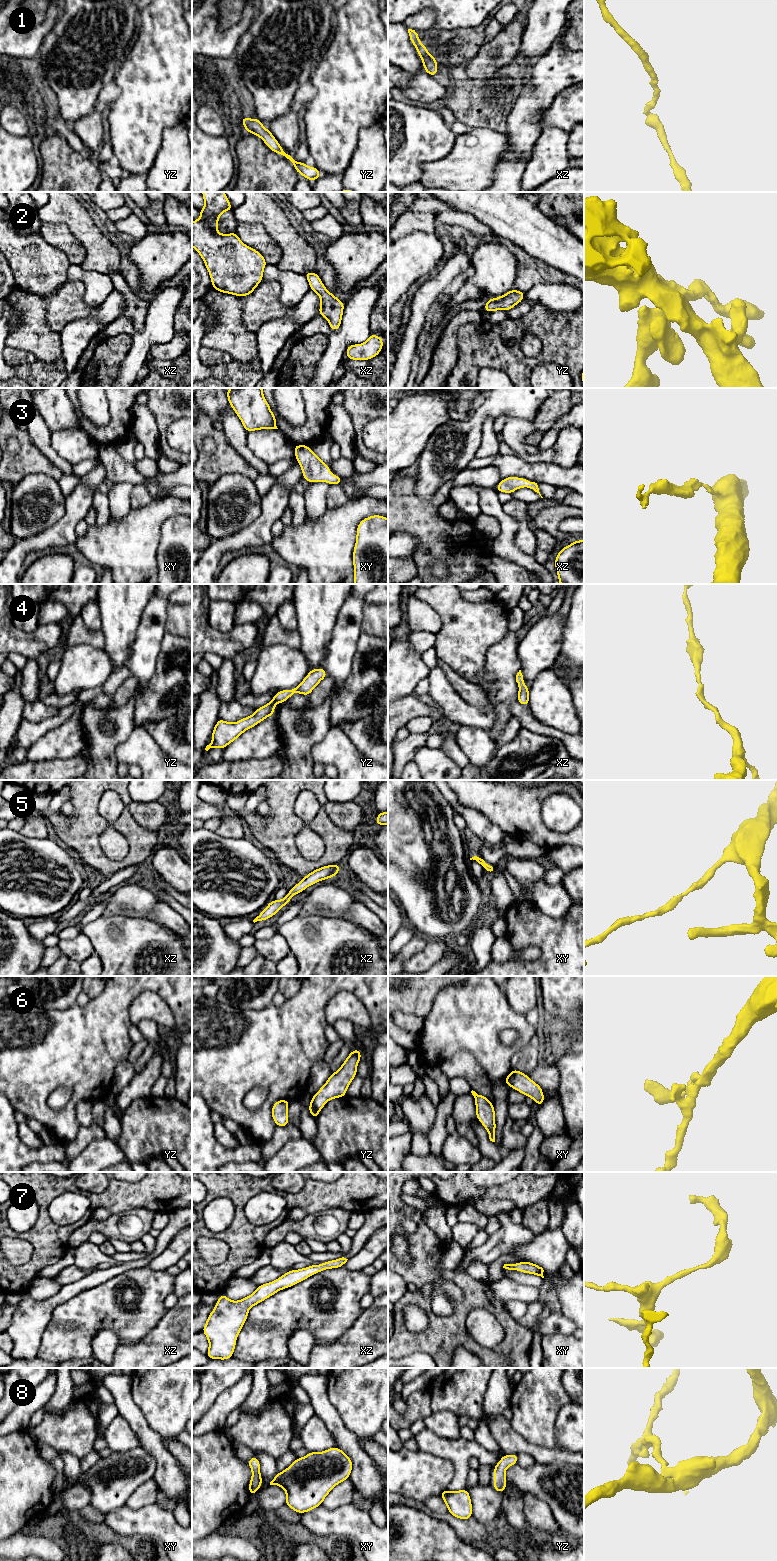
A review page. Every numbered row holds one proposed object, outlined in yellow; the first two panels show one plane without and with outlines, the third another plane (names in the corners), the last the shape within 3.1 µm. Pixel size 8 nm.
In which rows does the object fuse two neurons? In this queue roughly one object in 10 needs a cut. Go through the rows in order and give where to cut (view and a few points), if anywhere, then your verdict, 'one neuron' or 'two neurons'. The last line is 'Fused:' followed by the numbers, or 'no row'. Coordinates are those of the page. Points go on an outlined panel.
1: no cut | one neuron
2: no cut | one neuron
3: no cut | one neuron
4: no cut | one neuron
5: no cut | one neuron
6: no cut | one neuron
7: no cut | one neuron
8: no cut | one neuron
Fused: no row

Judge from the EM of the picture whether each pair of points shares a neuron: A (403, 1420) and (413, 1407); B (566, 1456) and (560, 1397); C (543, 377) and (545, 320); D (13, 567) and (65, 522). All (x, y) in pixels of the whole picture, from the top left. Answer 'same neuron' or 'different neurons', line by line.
A: same neuron
B: different neurons
C: different neurons
D: same neuron

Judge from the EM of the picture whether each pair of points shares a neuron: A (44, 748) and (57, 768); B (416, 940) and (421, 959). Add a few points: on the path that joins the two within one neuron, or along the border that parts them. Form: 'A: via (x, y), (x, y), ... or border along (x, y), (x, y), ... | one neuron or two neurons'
A: border along (75, 756), (69, 759), (29, 762) | two neurons
B: border along (428, 941), (420, 951), (412, 955), (402, 965) | two neurons

